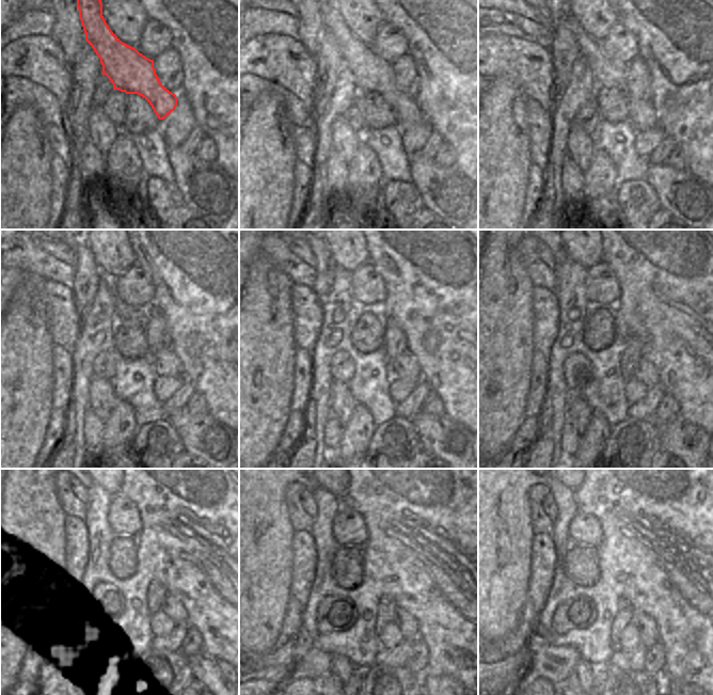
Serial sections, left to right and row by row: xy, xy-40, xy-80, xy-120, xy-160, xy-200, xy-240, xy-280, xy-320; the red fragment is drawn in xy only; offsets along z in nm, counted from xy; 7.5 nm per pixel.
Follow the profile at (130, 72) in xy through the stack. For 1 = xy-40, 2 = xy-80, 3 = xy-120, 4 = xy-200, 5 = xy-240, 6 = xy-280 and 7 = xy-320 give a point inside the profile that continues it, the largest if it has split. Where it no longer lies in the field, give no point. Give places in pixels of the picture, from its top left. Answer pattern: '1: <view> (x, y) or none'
1: xy-40 (371, 74)
2: xy-80 (608, 73)
3: xy-120 (165, 363)
4: xy-200 (646, 373)
5: xy-240 (172, 606)
6: xy-280 (408, 626)
7: xy-320 (647, 628)

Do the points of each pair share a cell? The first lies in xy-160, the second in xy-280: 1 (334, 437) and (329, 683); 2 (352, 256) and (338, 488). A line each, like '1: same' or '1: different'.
1: same
2: same

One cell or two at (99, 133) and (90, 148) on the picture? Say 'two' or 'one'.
two

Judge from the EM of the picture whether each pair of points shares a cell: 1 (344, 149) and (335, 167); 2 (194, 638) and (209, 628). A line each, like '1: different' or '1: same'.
1: different
2: different

